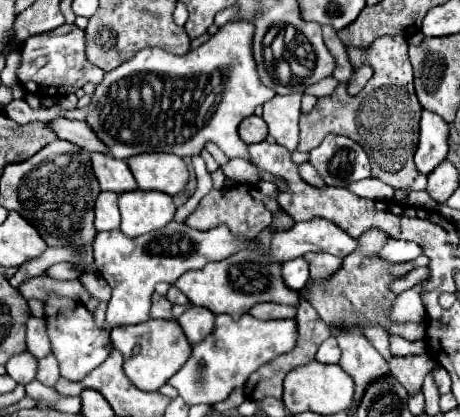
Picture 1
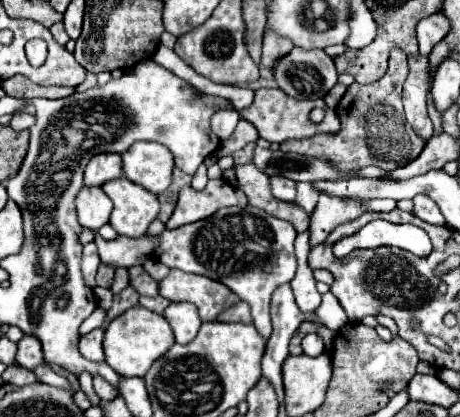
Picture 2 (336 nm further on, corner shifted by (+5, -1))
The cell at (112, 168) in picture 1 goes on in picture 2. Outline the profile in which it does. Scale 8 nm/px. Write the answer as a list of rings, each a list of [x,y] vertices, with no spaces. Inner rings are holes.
[[[98,154],[94,156],[84,170],[86,186],[102,186],[110,180],[122,178],[122,158],[120,154]]]

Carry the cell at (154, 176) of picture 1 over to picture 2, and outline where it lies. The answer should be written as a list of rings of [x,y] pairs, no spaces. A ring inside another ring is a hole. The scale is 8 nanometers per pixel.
[[[136,142],[122,154],[124,176],[152,194],[162,194],[172,182],[172,154],[158,142]]]

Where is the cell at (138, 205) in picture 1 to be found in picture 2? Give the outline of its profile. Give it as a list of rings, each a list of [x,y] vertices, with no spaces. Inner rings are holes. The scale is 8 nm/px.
[[[128,178],[106,182],[102,190],[114,202],[114,210],[110,216],[112,228],[120,236],[130,238],[140,238],[142,234],[146,234],[148,224],[158,216],[158,198],[146,188],[136,186]]]

